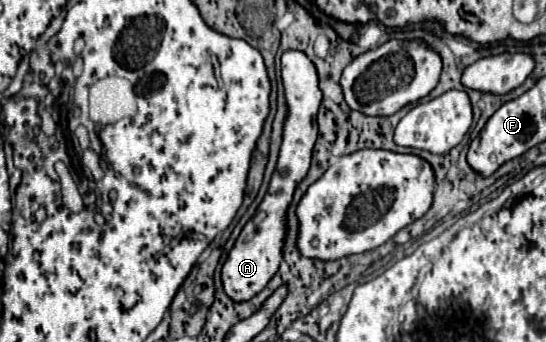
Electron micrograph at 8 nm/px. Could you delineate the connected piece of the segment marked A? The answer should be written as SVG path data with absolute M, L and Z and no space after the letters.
M287 51L281 55L281 79L283 79L283 89L285 89L287 117L283 123L283 141L279 149L277 167L273 171L267 195L263 197L261 205L243 227L241 235L237 237L221 269L223 291L235 303L249 301L251 297L255 297L259 291L263 291L269 279L277 273L279 263L281 263L283 239L285 239L285 213L293 199L293 191L297 183L309 171L311 151L317 139L317 109L321 103L321 91L319 91L315 65L307 59L305 53Z

